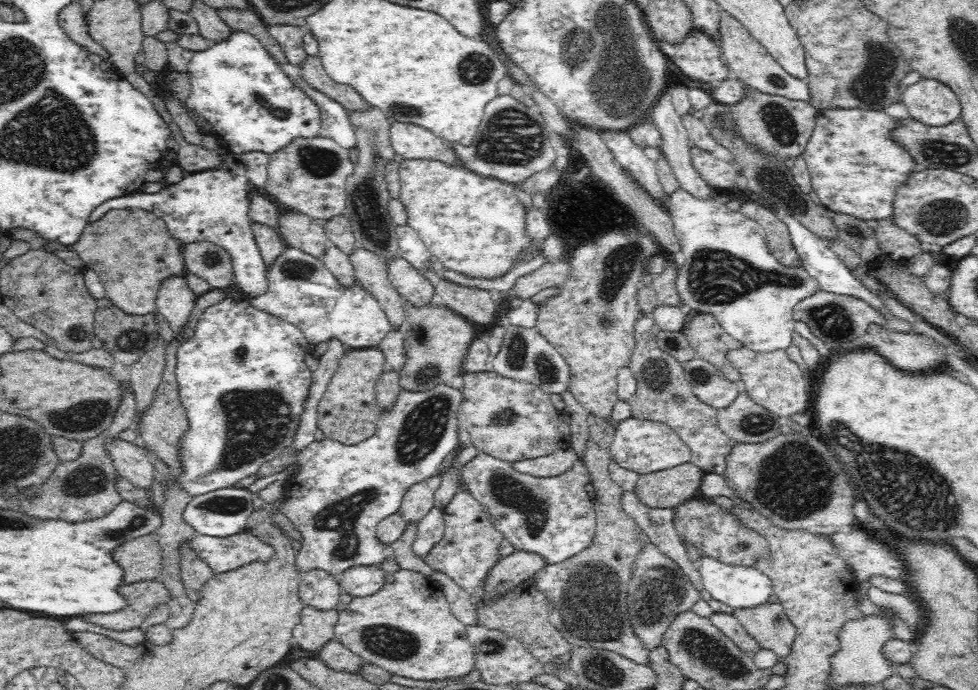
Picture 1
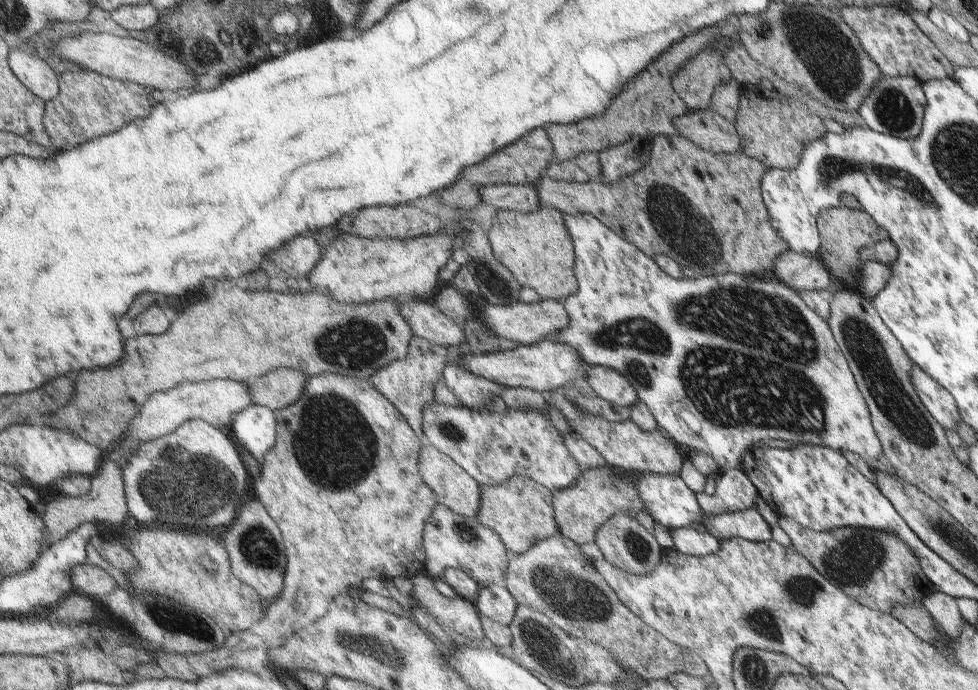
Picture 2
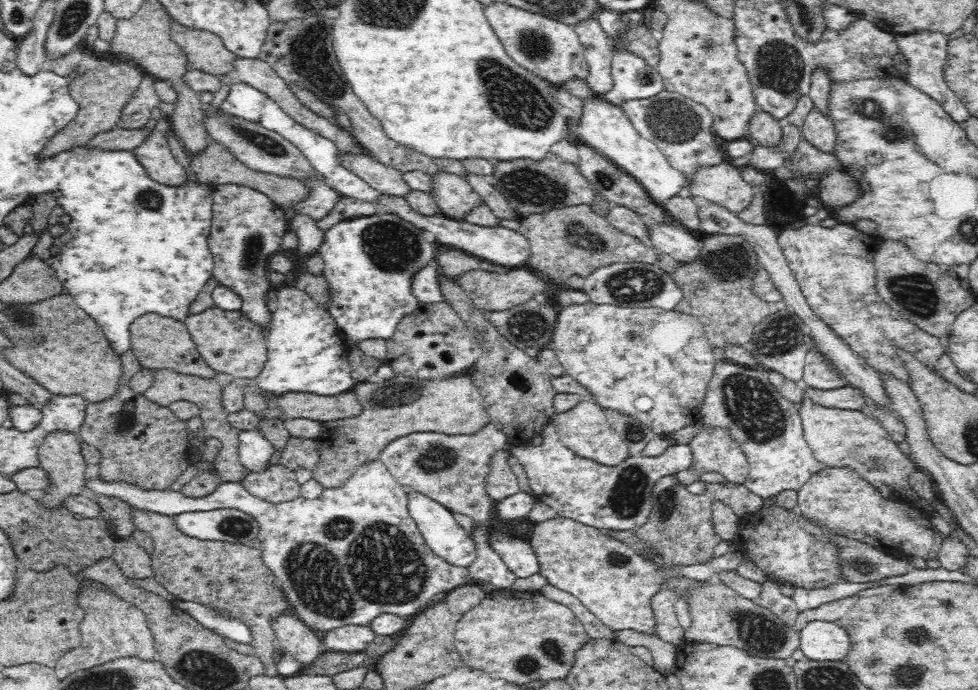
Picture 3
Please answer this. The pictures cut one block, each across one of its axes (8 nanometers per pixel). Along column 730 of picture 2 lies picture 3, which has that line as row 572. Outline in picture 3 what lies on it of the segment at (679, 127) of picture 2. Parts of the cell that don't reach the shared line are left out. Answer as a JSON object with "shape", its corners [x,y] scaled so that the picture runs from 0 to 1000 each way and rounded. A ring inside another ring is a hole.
{"shape":[[[119,783],[119,800],[115,809],[131,841],[157,838],[155,806],[151,806],[151,800],[147,800],[137,783]]]}

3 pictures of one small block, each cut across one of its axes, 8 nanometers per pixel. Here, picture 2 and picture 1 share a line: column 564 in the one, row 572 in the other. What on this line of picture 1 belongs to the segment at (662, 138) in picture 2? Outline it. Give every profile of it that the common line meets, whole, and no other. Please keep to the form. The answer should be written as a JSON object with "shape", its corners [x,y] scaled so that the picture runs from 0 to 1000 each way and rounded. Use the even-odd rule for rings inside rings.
{"shape":[[[190,786],[184,797],[186,803],[186,846],[190,852],[190,861],[194,864],[194,870],[202,872],[204,870],[204,855],[209,846],[213,846],[215,841],[221,838],[221,832],[211,820],[211,814],[207,814],[202,809],[202,803],[196,797],[196,788]]]}

